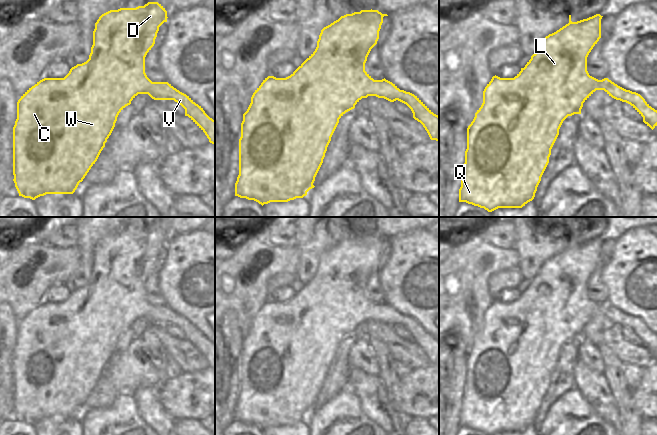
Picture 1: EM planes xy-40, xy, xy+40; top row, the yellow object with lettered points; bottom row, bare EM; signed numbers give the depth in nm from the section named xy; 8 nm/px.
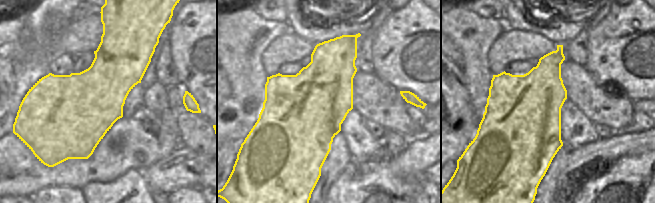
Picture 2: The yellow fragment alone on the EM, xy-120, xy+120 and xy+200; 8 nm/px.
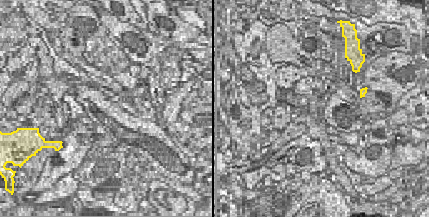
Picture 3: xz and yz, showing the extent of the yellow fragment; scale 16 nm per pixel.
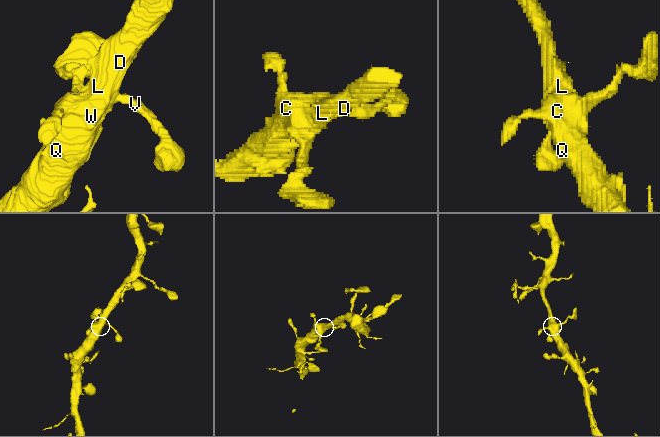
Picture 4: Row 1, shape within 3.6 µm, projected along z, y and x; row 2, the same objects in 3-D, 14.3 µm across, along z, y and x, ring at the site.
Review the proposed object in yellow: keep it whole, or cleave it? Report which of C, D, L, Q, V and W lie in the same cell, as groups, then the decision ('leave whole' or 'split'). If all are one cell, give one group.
C D L Q V W | leave whole

